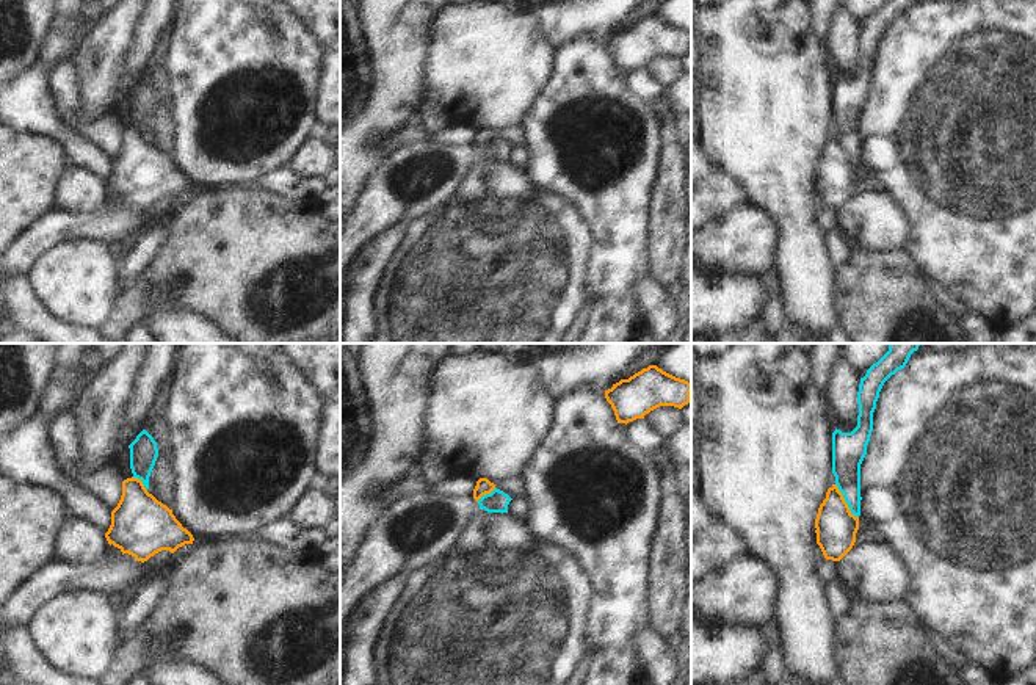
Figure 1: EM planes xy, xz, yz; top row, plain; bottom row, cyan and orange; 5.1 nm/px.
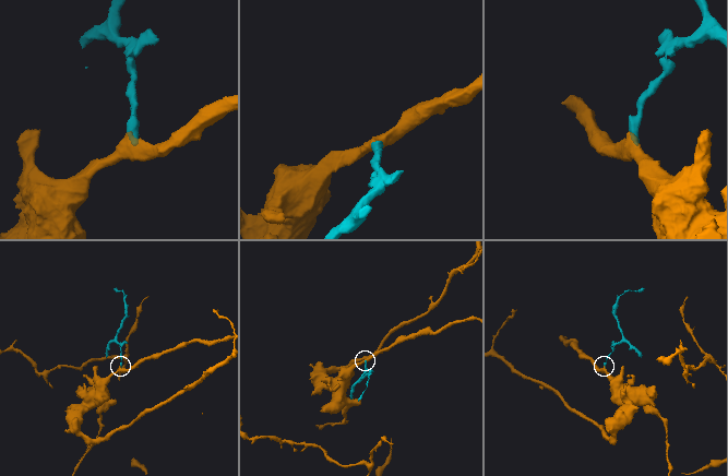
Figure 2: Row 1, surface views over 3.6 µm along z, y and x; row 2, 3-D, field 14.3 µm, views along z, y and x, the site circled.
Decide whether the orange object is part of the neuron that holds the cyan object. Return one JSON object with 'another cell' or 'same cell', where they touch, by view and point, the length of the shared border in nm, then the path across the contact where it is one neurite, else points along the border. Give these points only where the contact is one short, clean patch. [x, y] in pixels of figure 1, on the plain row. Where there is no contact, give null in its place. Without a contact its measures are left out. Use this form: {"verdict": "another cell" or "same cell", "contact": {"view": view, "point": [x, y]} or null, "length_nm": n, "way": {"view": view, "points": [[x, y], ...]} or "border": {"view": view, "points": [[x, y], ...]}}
{"verdict": "another cell", "contact": {"view": "yz", "point": [845, 149]}, "length_nm": 220, "border": {"view": "yz", "points": [[836, 132], [848, 157], [858, 166]]}}

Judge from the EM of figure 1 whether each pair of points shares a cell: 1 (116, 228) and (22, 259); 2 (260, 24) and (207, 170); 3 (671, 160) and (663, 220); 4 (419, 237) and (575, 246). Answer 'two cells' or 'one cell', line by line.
1: one cell
2: one cell
3: one cell
4: one cell

